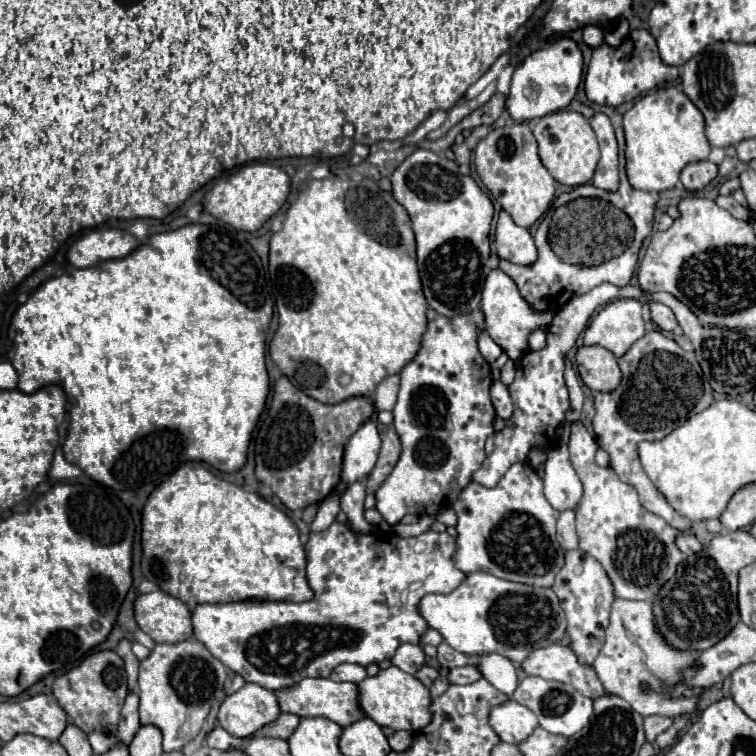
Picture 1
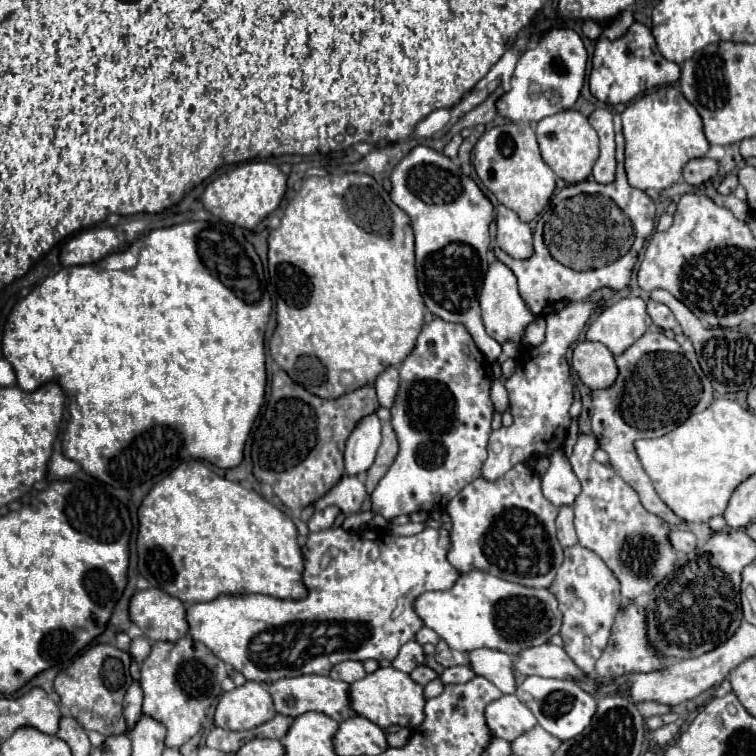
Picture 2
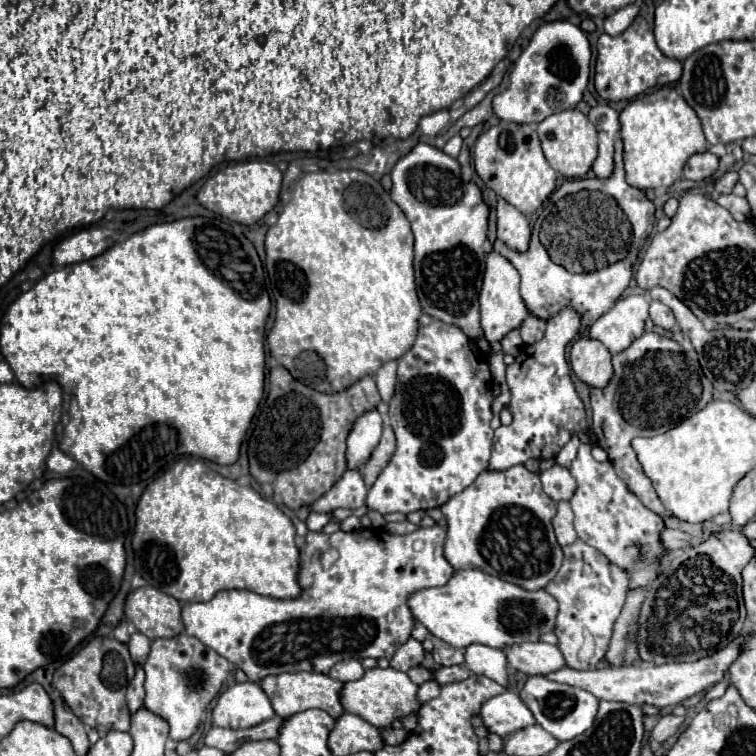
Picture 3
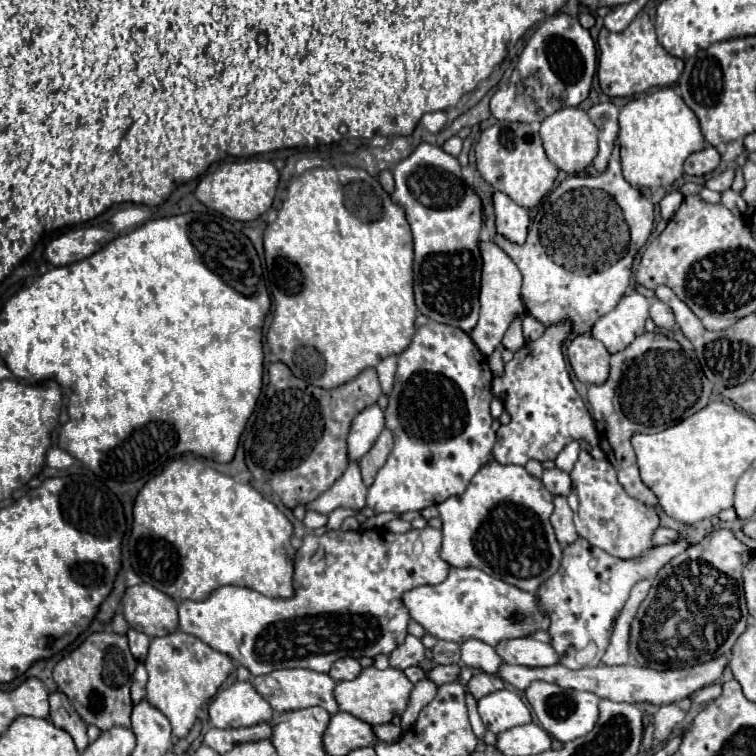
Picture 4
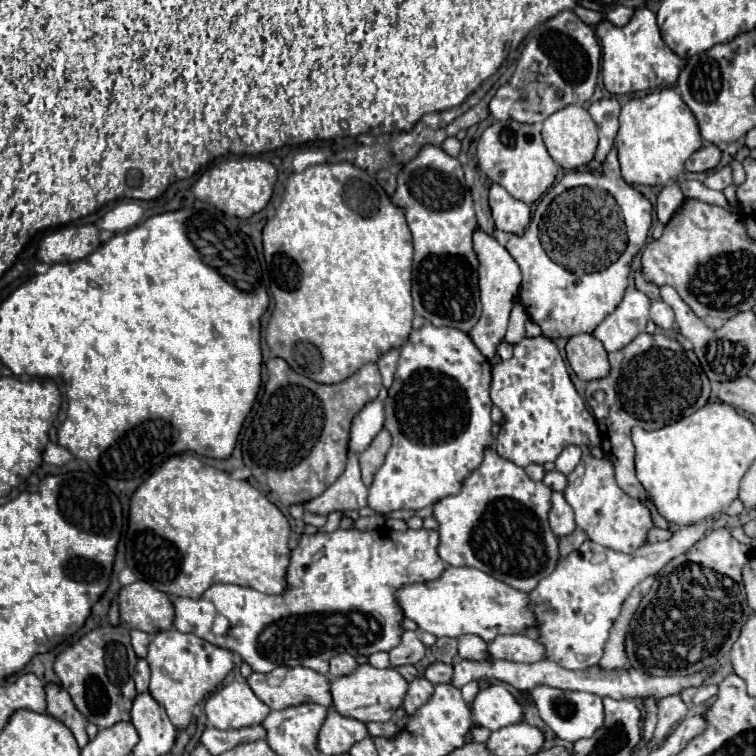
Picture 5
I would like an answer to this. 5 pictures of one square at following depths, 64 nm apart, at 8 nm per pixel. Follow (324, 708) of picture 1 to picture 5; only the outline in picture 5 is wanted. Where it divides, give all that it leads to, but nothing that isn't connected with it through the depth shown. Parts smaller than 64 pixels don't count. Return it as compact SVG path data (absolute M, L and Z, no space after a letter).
M278 666L268 674L260 674L260 672L252 672L246 678L248 686L252 688L252 692L256 692L256 696L268 704L272 710L282 710L286 706L296 706L296 704L304 704L304 702L316 702L322 706L330 706L332 704L332 696L330 696L330 686L328 686L328 678L304 668L304 666Z

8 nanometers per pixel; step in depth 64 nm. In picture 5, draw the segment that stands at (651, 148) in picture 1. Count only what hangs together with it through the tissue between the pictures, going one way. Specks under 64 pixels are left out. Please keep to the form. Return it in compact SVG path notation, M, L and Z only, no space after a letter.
M674 88L654 90L642 98L632 98L622 106L616 148L622 178L628 184L666 186L684 170L684 162L700 146L702 138L696 118Z

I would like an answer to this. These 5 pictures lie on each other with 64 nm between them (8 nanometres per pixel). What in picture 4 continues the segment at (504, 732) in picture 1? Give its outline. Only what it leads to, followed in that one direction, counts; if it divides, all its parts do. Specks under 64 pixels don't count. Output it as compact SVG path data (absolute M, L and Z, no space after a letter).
M506 688L482 696L478 700L478 712L484 726L494 734L530 722L530 710L526 704L516 692Z

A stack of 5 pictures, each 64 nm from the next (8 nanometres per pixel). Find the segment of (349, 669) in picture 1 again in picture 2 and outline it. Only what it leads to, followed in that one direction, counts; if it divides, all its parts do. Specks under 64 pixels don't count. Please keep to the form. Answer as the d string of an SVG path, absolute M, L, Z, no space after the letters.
M358 660L340 662L340 664L336 664L336 666L332 668L332 672L330 672L330 678L342 680L342 682L348 682L348 684L352 684L352 682L364 678L364 676L366 676L364 666L362 666L362 662L358 662Z

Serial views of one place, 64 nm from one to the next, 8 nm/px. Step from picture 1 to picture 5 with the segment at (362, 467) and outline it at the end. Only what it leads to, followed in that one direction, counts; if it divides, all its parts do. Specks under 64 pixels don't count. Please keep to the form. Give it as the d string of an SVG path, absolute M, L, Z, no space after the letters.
M374 398L368 402L352 420L352 432L350 432L350 448L354 452L362 452L376 432L380 432L384 426L384 404Z

